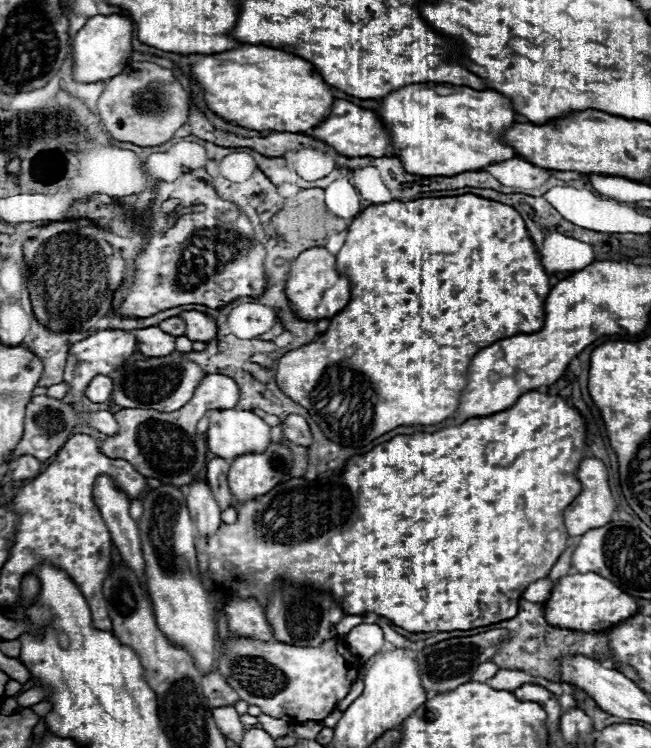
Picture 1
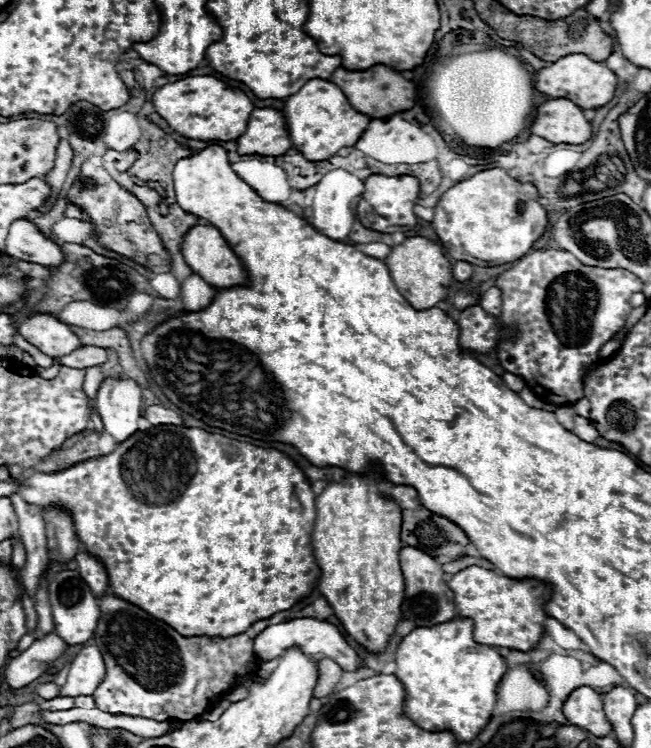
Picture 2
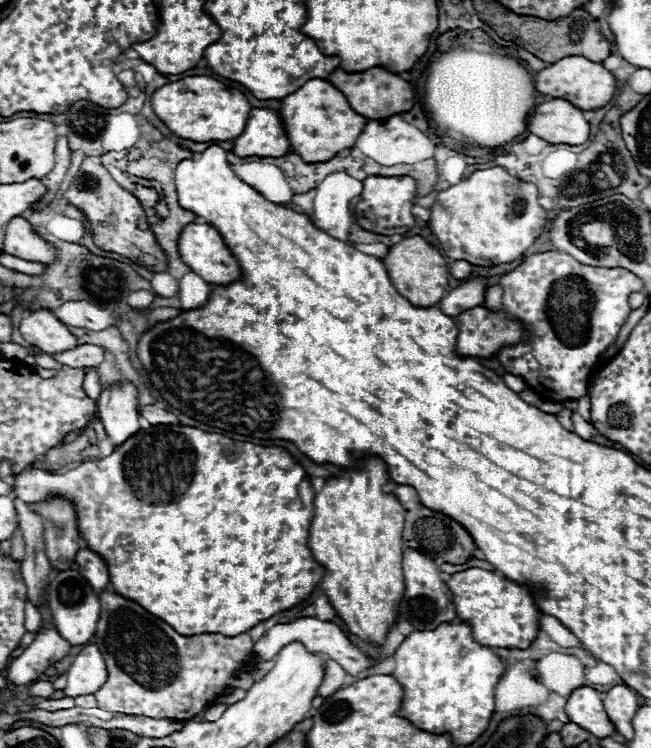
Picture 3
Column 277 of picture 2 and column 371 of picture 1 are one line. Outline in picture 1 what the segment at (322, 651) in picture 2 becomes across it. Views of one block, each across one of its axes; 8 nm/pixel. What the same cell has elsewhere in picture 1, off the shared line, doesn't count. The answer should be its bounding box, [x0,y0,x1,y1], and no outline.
[344,624,384,662]

